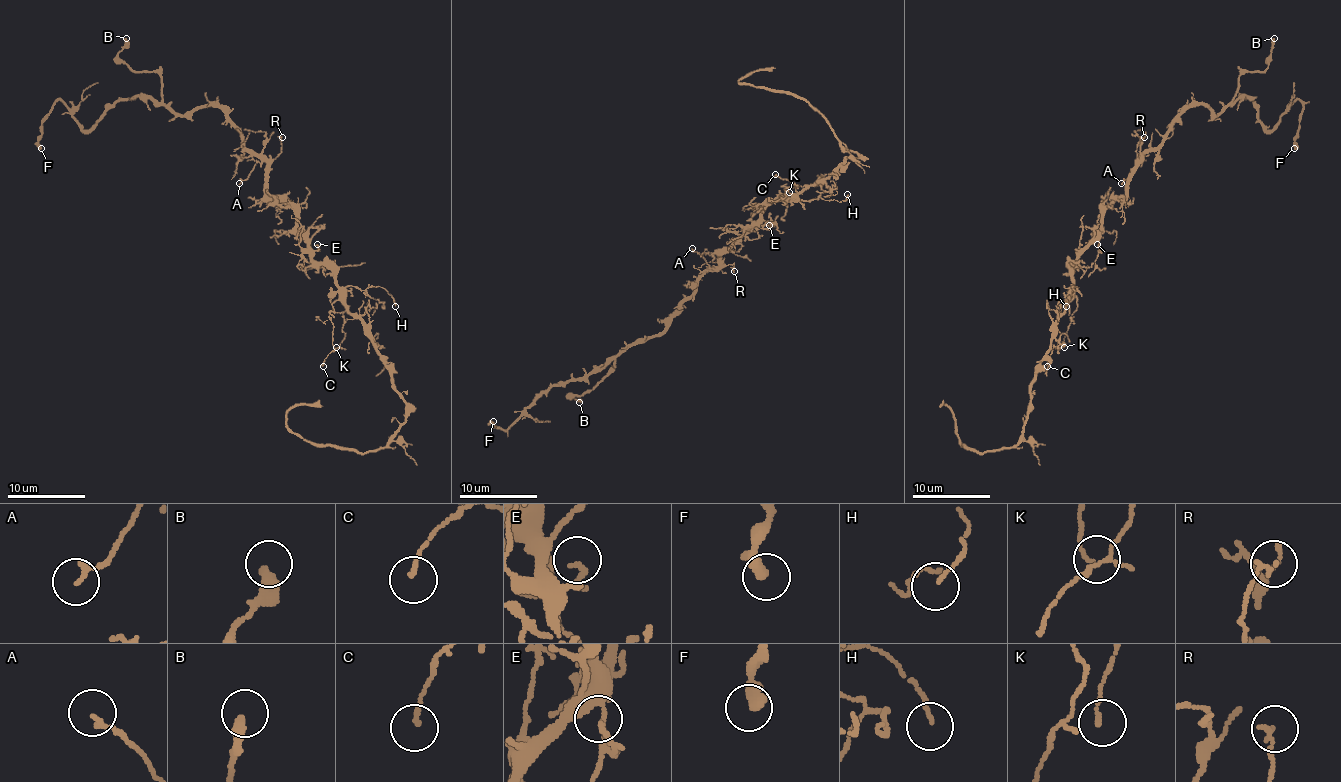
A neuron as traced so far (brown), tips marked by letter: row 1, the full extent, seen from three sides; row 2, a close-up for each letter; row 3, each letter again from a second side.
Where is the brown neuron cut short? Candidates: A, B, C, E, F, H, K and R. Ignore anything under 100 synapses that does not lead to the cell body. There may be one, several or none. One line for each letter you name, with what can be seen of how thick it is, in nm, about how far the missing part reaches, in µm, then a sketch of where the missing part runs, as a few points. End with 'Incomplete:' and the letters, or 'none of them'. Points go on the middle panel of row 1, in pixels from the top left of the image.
Incomplete: none of them

